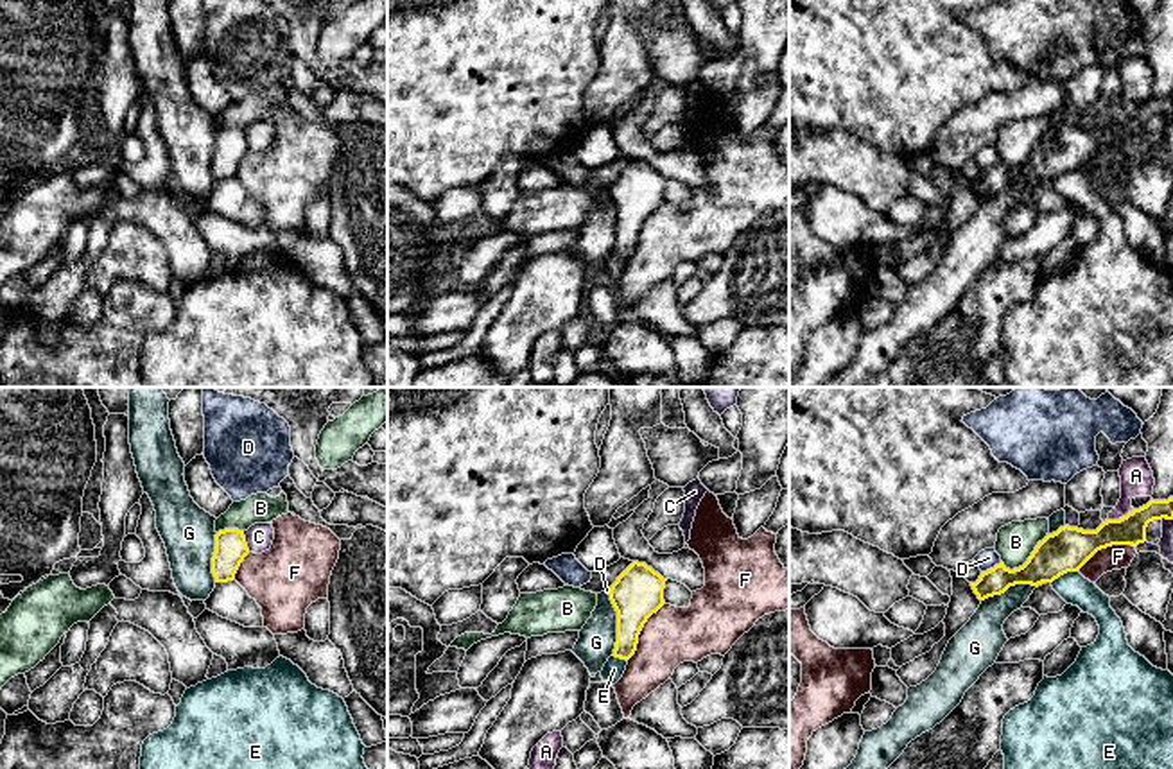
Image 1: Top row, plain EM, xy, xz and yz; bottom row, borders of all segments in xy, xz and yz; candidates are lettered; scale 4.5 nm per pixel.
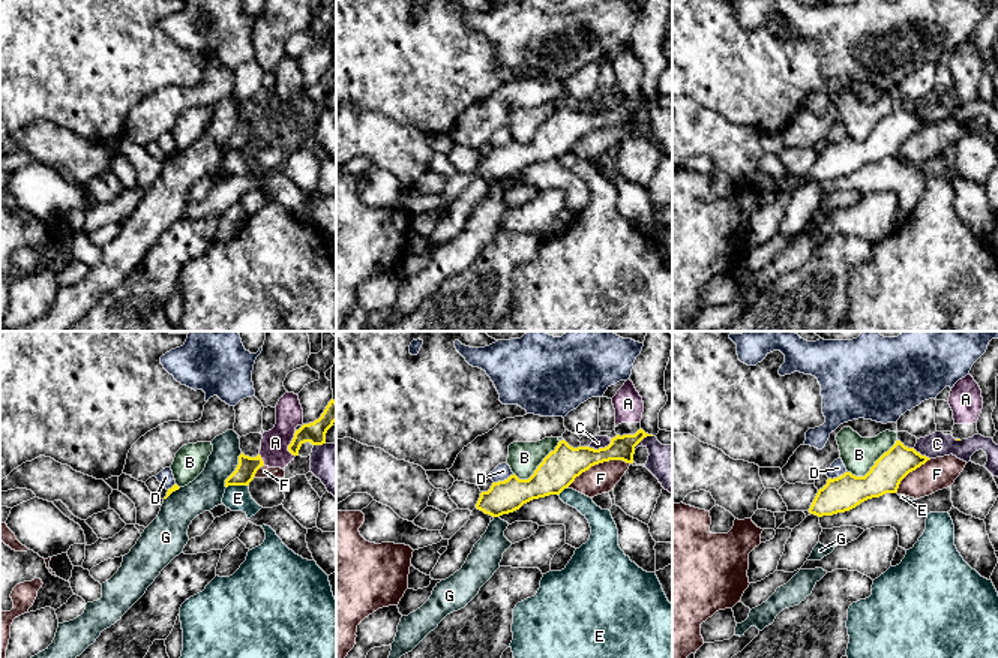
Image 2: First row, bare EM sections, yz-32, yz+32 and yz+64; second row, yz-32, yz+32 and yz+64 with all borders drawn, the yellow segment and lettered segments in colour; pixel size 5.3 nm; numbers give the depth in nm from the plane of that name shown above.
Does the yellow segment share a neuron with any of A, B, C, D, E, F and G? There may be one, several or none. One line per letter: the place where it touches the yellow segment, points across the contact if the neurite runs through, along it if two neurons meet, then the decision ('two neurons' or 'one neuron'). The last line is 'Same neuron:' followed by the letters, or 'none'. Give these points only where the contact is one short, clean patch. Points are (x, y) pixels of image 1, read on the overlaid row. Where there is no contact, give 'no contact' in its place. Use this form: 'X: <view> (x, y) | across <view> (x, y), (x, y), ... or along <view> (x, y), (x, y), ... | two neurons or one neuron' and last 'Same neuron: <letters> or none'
A: yz (1120, 518) | along yz (1134, 509), (1105, 522) | two neurons
B: yz (1028, 560) | along yz (1048, 535), (1021, 565), (1012, 569), (1003, 565) | two neurons
C: xy (244, 542) | two neurons
D: yz (990, 569) | along yz (1001, 561), (981, 572) | two neurons
E: yz (1064, 572) | along yz (1077, 570), (1068, 570), (1051, 583) | two neurons
F: xz (641, 630) | two neurons
G: yz (1012, 585) | two neurons
Same neuron: none

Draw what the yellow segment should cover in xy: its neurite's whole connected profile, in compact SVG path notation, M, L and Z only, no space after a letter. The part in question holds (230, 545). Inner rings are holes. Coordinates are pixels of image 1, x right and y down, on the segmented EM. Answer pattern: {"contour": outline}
{"contour": "M224 529L215 534L215 552L212 557L212 574L215 583L228 583L249 554L244 531Z"}

